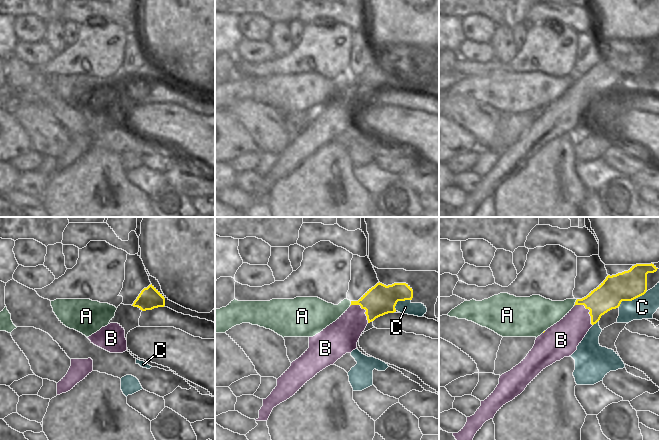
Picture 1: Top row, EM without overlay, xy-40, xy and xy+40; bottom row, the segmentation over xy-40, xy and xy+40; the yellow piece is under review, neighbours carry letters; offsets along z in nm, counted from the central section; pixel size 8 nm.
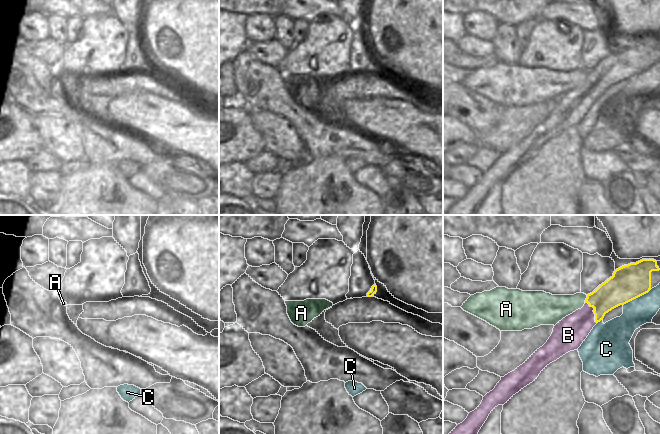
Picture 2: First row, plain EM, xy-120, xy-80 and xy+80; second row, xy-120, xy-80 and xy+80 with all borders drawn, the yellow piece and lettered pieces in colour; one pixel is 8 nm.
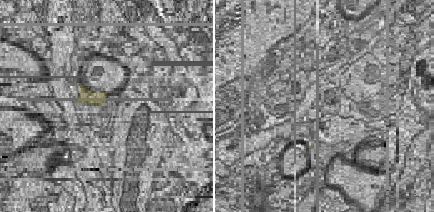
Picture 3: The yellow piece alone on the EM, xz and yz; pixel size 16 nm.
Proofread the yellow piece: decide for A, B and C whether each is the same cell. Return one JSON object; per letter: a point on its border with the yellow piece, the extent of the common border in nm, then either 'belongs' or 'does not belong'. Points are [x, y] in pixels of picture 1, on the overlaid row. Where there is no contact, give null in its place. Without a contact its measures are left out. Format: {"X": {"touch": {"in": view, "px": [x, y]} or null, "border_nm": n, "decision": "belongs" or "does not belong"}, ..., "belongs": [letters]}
{"A": {"touch": {"in": "xy+40", "px": [575, 302]}, "border_nm": 70, "decision": "belongs"}, "B": {"touch": {"in": "xy+40", "px": [590, 311]}, "border_nm": 220, "decision": "does not belong"}, "C": {"touch": {"in": "xy+40", "px": [631, 300]}, "border_nm": 260, "decision": "does not belong"}, "belongs": ["A"]}

